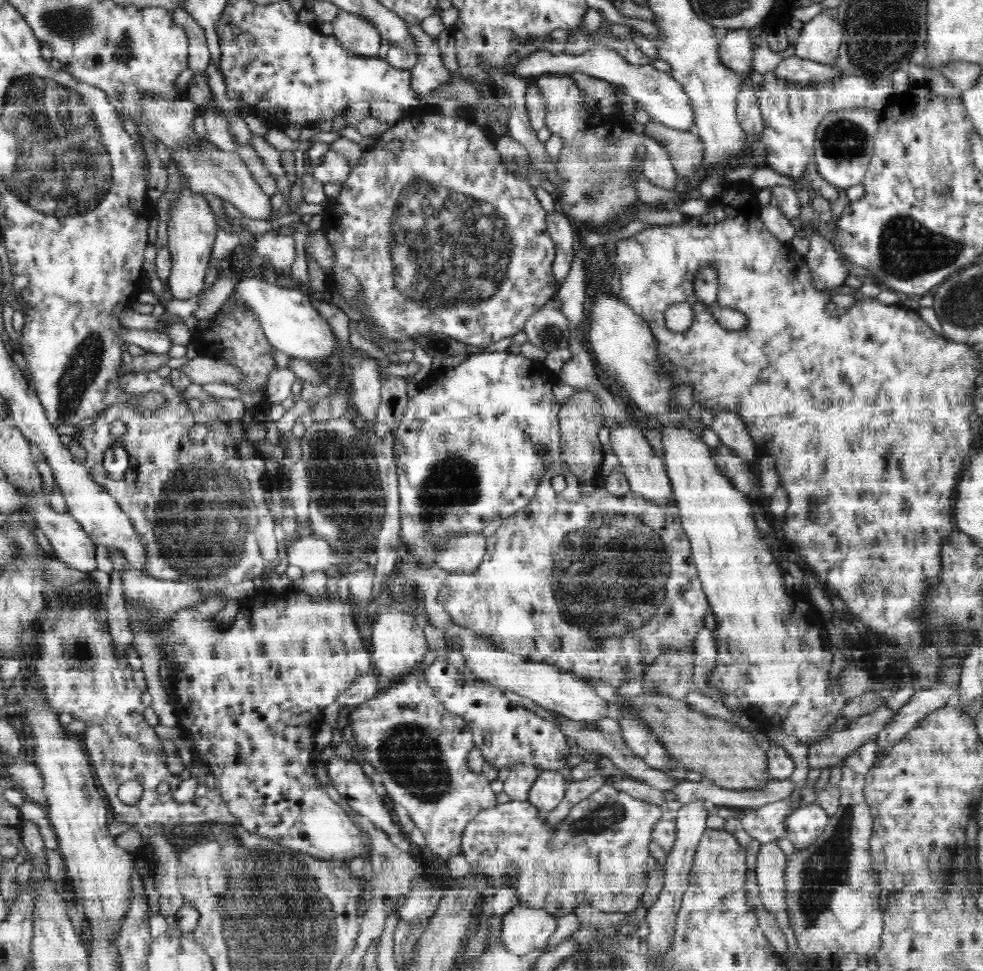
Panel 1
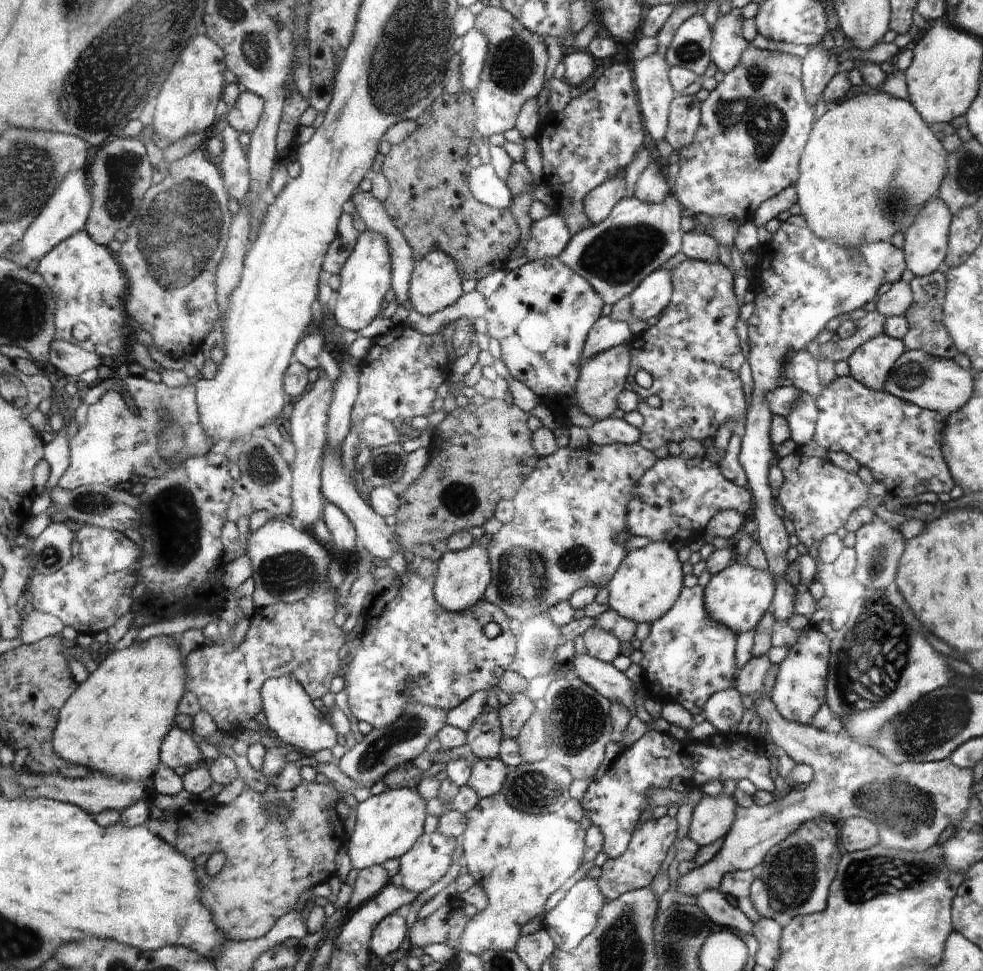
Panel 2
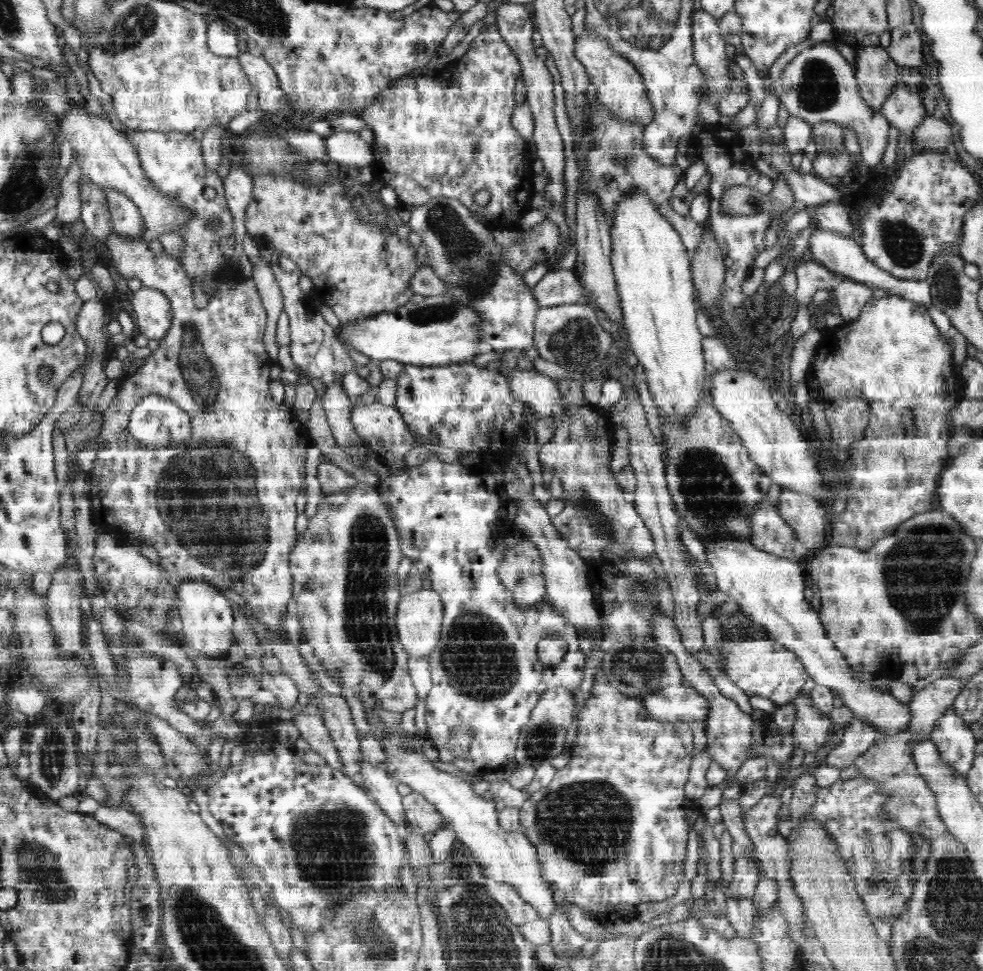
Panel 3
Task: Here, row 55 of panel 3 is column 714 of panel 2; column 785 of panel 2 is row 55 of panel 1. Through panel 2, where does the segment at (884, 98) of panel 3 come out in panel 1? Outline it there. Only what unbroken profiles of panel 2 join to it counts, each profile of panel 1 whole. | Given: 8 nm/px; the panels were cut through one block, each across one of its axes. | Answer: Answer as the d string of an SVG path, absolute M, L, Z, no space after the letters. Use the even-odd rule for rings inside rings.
M822 12L804 24L796 46L796 58L830 66L838 58L842 46L844 30L838 18L832 18L828 12ZM756 26L752 30L734 30L720 42L720 62L734 74L748 78L754 72L754 46L760 38L766 38L764 28Z

